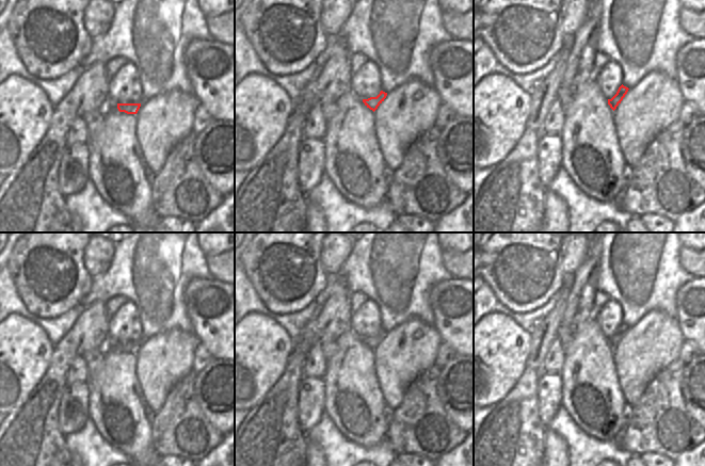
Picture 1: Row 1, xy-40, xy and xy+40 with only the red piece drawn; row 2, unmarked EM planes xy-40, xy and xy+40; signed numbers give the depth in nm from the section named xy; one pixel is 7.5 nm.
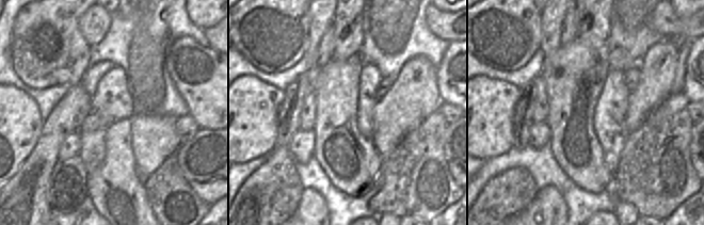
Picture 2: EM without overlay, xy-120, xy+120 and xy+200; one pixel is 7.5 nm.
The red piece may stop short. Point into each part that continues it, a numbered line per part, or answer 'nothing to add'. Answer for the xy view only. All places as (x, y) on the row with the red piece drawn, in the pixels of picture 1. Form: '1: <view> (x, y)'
nothing to add

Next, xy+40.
nothing to add

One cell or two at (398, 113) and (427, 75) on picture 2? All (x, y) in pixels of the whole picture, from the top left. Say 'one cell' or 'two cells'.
one cell

